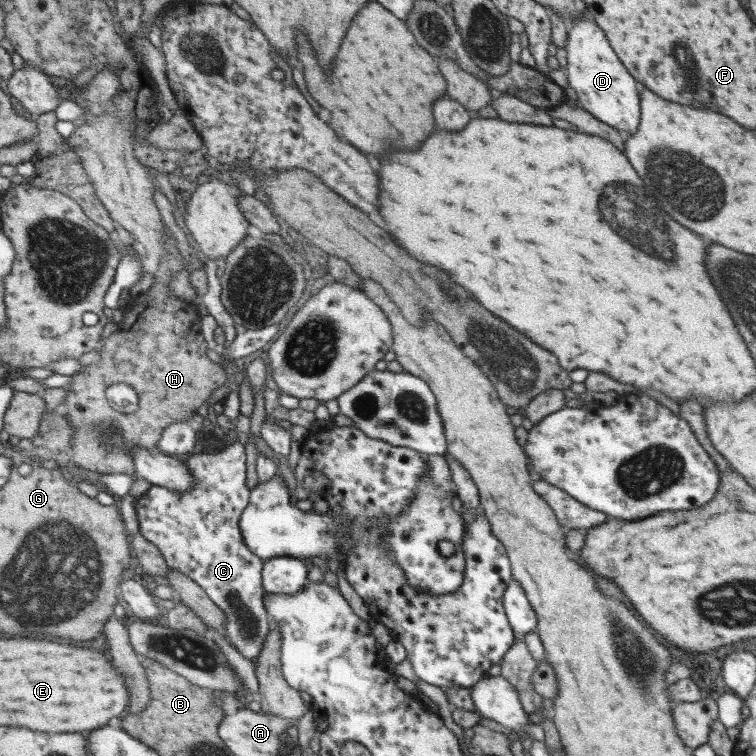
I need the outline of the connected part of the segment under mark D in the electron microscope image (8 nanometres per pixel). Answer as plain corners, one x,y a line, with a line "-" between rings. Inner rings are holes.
587,14
567,24
567,36
564,50
566,52
566,67
568,85
575,91
578,106
599,120
629,136
637,130
639,122
639,91
635,82
623,68
623,64
615,58
609,48
603,32
591,22

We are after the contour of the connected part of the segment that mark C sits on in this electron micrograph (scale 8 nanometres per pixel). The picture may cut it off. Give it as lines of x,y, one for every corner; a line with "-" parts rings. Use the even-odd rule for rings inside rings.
235,441
218,453
191,455
185,462
197,479
196,488
181,493
164,487
153,486
141,499
136,500
136,514
140,532
149,542
163,552
169,568
198,582
205,592
227,613
227,640
251,662
261,658
265,639
271,632
271,616
267,609
264,588
264,560
245,544
240,518
249,506
252,491
247,488
248,452
245,443

